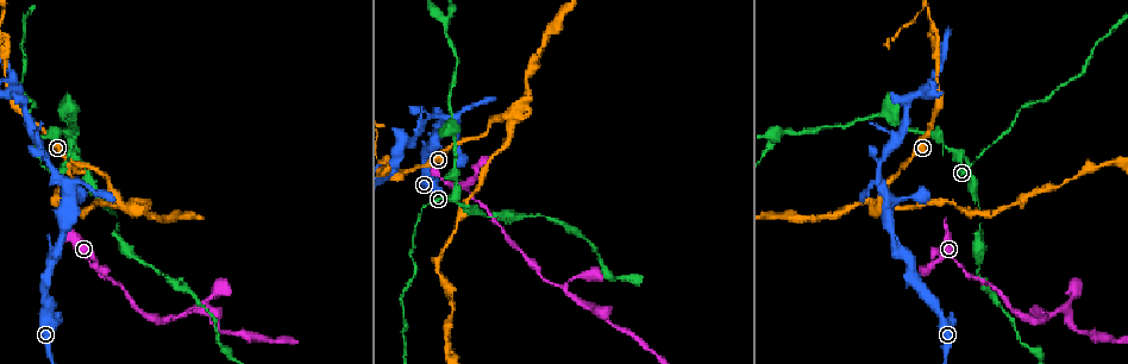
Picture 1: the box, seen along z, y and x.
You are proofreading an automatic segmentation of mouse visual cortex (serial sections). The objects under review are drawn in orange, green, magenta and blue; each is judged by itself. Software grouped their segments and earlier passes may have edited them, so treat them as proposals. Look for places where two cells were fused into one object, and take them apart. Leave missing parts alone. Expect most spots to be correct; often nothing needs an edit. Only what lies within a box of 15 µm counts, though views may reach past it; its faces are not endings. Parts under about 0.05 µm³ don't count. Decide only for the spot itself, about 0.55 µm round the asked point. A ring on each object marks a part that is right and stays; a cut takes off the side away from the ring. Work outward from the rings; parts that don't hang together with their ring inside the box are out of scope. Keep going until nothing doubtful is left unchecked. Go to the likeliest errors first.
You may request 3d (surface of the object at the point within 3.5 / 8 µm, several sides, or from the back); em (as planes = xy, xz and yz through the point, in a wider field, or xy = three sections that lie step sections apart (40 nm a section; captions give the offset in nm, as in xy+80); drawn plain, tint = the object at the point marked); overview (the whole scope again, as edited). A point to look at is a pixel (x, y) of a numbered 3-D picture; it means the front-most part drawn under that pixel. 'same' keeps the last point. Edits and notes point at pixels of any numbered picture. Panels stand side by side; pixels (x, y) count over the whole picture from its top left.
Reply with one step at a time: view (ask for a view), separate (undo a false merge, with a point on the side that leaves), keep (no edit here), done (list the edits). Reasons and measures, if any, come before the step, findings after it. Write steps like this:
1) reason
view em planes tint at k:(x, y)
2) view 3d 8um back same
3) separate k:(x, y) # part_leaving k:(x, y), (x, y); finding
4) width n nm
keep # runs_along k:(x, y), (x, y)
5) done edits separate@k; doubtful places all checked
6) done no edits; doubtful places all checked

arms run side by side
view 3d 3.5um at 1:(879, 210)

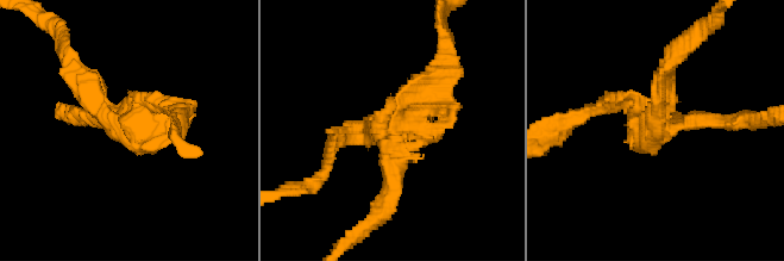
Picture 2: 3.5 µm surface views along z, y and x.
arms 4; arm_widths 200, 200, 200, 250 nm; now the EM
view em xy step 1 plain at 2:(662, 123)

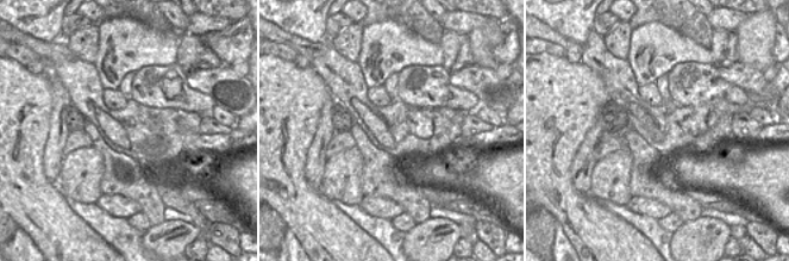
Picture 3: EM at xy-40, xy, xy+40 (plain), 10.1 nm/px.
view em xy step 1 tint same

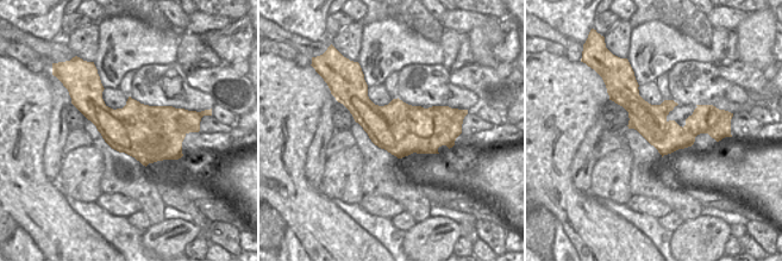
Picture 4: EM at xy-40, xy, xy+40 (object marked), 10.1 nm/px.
keep # one cell here

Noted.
a narrow waist
view 3d 3.5um at 1:(454, 184)

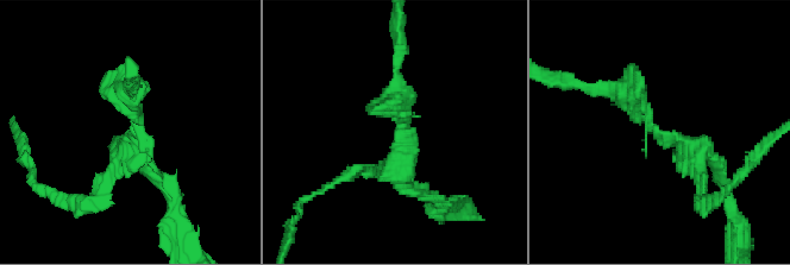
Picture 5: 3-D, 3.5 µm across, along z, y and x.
arm_widths 250, 250 nm
keep # runs_along 5:(701, 168), (625, 92), (591, 88); one cell here

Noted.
branch point
view 3d 3.5um at 1:(184, 316)

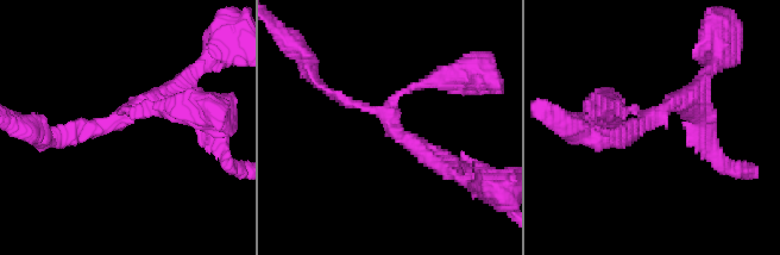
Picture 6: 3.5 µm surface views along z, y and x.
now the EM
view em xy step 5 tint at 6:(647, 119)

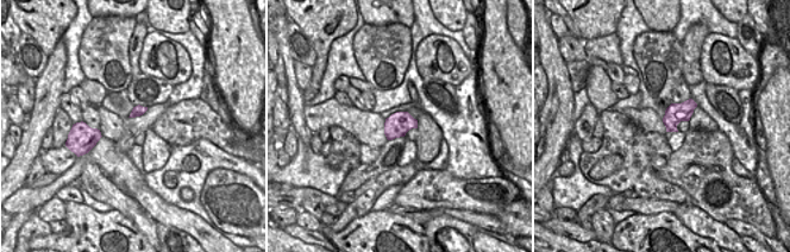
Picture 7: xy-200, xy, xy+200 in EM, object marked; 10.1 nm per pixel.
keep # runs_along 6:(319, 82), (341, 101), (375, 110), (444, 162); all the same cell

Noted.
done no edits; doubtful places all checked

